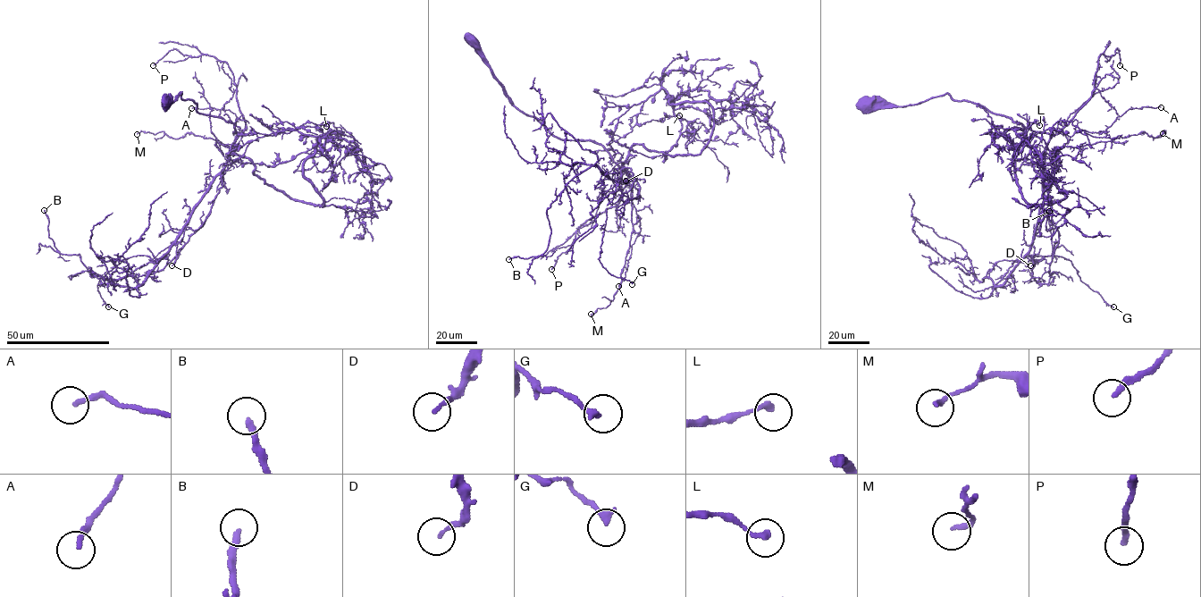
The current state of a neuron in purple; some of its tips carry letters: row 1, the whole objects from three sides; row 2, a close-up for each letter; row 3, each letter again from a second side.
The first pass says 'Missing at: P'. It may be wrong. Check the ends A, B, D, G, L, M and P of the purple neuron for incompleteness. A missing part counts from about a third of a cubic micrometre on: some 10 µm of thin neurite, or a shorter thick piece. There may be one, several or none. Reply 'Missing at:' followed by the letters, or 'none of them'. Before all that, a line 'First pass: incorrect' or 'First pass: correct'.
First pass: incorrect
Missing at: B

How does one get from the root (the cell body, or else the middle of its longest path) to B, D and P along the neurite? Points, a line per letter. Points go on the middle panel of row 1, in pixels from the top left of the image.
B: (474, 42), (514, 105), (624, 167), (617, 180), (594, 165), (576, 174), (546, 211), (546, 251), (508, 259)
D: (474, 42), (514, 105), (560, 138), (598, 142), (619, 168), (624, 167), (617, 180), (625, 180)
P: (474, 42), (514, 105), (560, 138), (598, 142), (628, 177), (617, 204), (579, 228), (571, 248), (551, 269)

